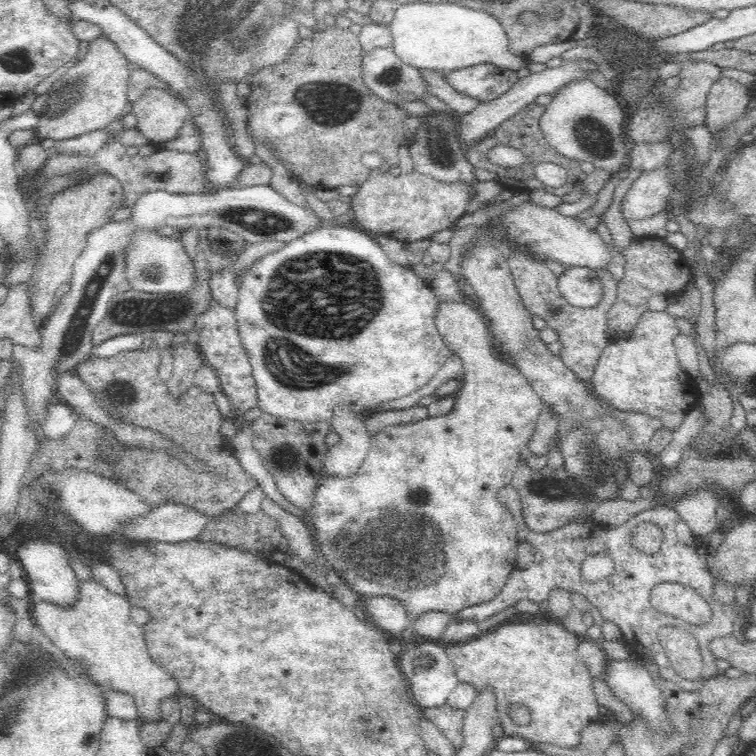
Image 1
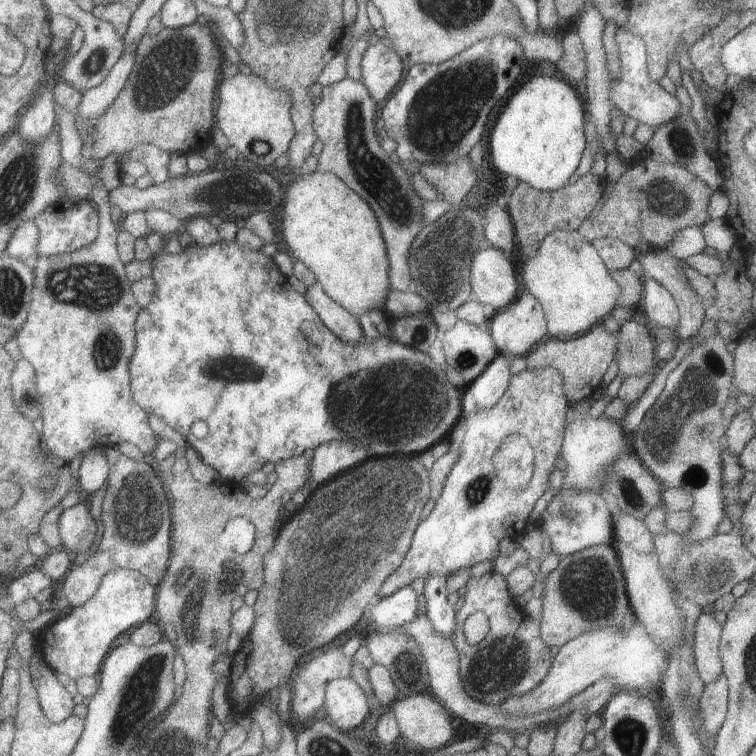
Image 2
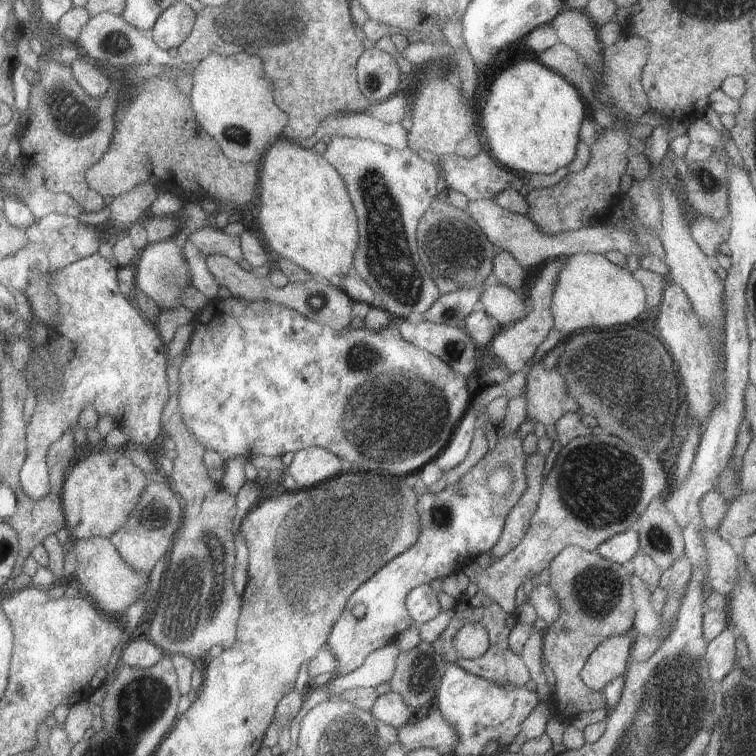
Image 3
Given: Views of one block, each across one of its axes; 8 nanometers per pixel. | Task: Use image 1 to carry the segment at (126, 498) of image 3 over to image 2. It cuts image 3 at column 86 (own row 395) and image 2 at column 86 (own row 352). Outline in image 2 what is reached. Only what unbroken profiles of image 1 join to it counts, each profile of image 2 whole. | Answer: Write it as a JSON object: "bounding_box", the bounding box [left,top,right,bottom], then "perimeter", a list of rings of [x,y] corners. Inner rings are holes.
{"bounding_box":[75,448,109,496],"perimeter":[[[91,448],[89,452],[83,452],[79,460],[75,462],[75,472],[81,484],[81,490],[85,490],[89,496],[93,496],[109,478],[109,464],[99,448]]]}

